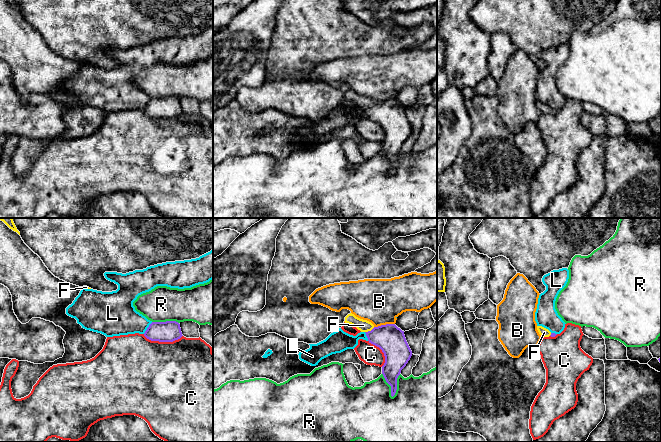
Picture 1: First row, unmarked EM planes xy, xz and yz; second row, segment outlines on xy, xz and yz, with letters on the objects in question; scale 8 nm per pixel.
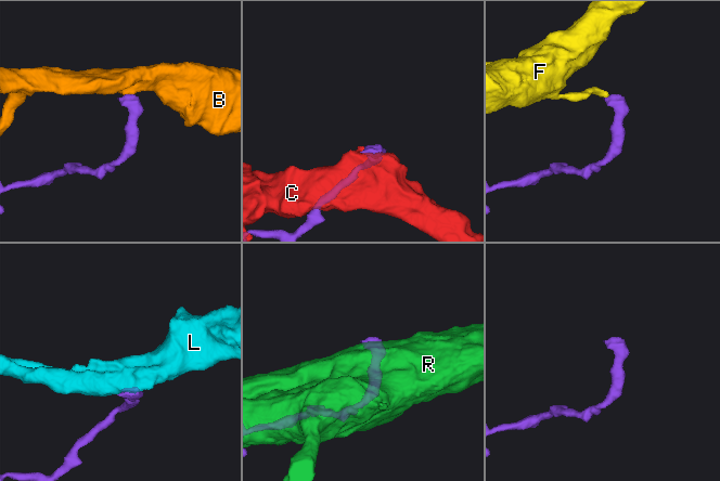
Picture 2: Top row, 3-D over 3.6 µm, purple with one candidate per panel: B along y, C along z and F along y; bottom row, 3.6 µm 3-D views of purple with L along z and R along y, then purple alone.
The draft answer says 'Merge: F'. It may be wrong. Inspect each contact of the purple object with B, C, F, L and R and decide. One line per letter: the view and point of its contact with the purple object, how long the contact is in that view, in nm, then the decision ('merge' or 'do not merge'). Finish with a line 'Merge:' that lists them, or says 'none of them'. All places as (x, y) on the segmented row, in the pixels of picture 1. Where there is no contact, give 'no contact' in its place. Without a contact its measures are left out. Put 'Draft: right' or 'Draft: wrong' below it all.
B: meets purple in xz at (384, 325); contact 170 nm long; do not merge
C: meets purple in xy at (163, 341); contact 320 nm long; do not merge
F: meets purple in xz at (369, 331); contact 90 nm long; merge
L: meets purple in xy at (147, 328); contact 120 nm long; do not merge
R: meets purple in xz at (389, 384); contact 220 nm long; do not merge
Merge: F
Draft: right

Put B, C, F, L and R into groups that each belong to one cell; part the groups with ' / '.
B / C / F / L / R

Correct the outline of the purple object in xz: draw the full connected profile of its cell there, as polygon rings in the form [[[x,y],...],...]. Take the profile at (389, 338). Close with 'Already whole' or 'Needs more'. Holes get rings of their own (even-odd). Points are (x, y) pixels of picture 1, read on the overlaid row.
[[[352,313],[345,317],[344,322],[365,332],[369,343],[379,347],[384,353],[385,363],[382,366],[382,374],[391,386],[393,397],[397,390],[397,378],[412,356],[404,331],[395,324],[375,327],[371,322],[360,319]]]. Needs more

